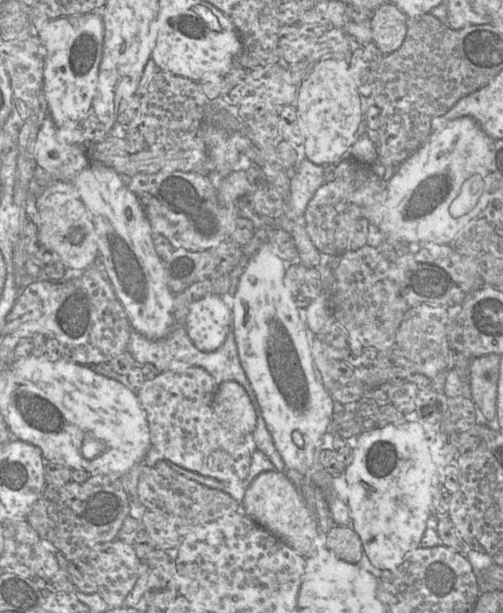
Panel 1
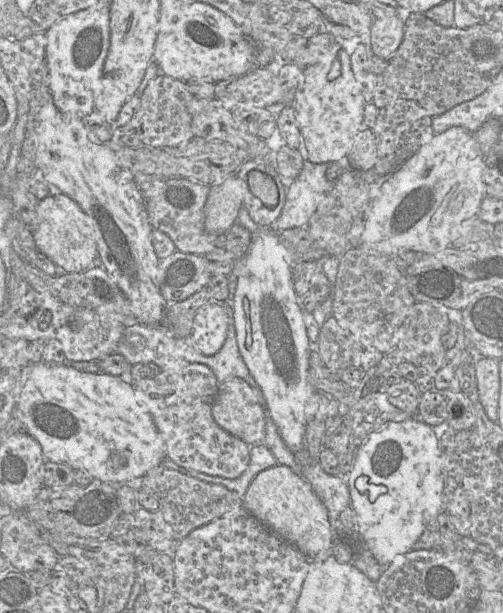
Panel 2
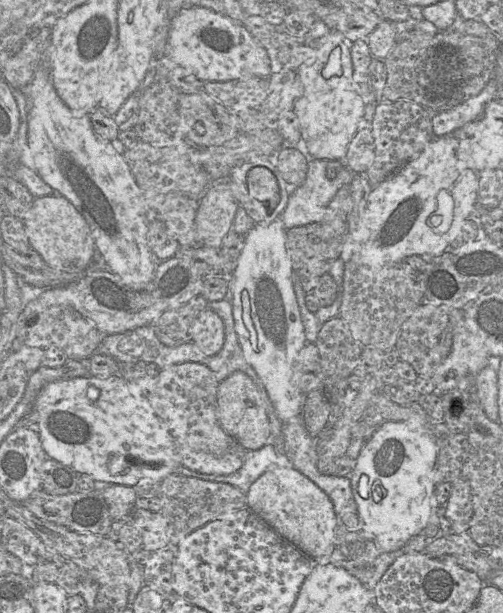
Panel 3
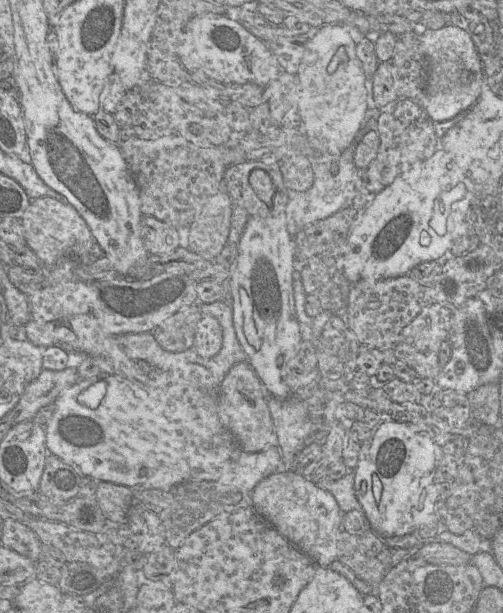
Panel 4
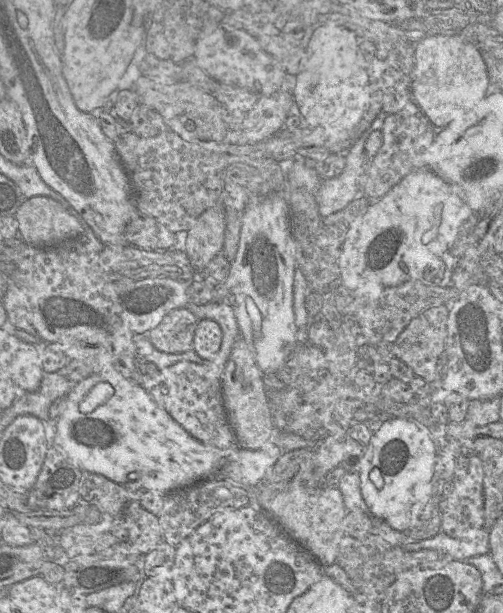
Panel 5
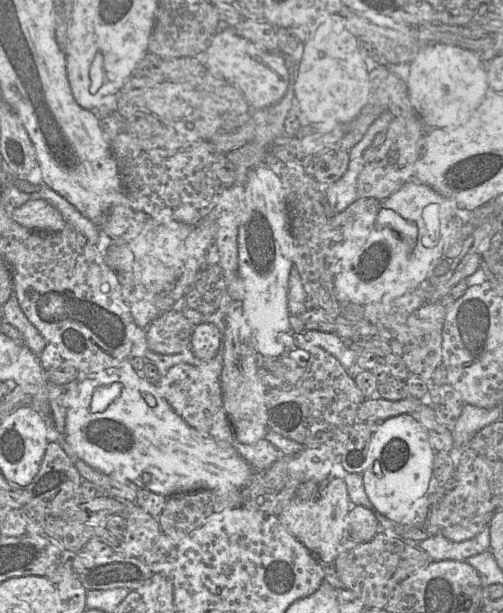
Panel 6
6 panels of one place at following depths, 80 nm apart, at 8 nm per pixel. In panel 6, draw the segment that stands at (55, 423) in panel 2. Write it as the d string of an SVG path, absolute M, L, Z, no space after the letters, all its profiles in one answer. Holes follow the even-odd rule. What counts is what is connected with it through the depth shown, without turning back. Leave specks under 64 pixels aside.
M132 362L119 364L92 377L81 377L78 395L67 409L62 439L73 454L94 469L130 480L141 489L170 497L202 489L234 488L241 490L255 474L234 444L204 436L179 418L164 400L157 384L151 383L132 368Z

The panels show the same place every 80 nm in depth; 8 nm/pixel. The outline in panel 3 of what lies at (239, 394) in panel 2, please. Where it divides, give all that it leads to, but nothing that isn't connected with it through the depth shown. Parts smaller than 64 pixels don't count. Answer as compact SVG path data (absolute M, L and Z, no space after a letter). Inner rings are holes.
M235 371L219 382L216 400L217 419L221 427L246 450L258 450L270 443L270 423L265 403L252 379Z

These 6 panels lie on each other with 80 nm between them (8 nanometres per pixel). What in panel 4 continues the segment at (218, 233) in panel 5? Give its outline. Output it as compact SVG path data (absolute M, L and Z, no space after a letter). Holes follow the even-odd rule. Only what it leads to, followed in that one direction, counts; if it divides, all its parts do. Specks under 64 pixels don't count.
M225 191L209 198L190 225L188 248L214 260L228 242L232 209L233 201Z

